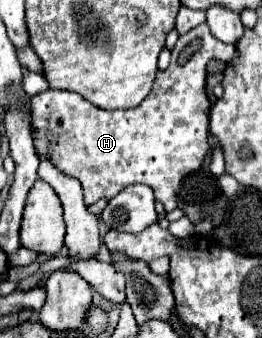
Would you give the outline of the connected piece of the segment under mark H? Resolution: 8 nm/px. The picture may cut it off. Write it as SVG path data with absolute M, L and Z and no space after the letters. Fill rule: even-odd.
M202 23L178 37L178 41L172 49L172 59L170 59L168 69L156 73L152 91L138 107L118 109L118 111L102 111L72 91L48 89L44 93L38 93L30 99L32 125L38 131L36 149L40 155L50 157L50 161L62 173L68 173L70 177L76 177L82 183L84 199L88 205L96 203L102 197L112 199L124 187L128 187L132 183L144 183L154 189L156 201L160 201L166 211L172 211L172 209L176 209L176 191L180 187L182 177L196 171L202 165L202 159L210 149L210 145L208 145L210 100L206 92L206 63L210 59L230 61L232 57L234 57L234 45L218 41L210 33L208 25ZM196 39L202 39L202 47L198 51L194 51L192 55L184 57L186 47ZM58 143L62 143L62 155L48 155L52 145L58 145Z

